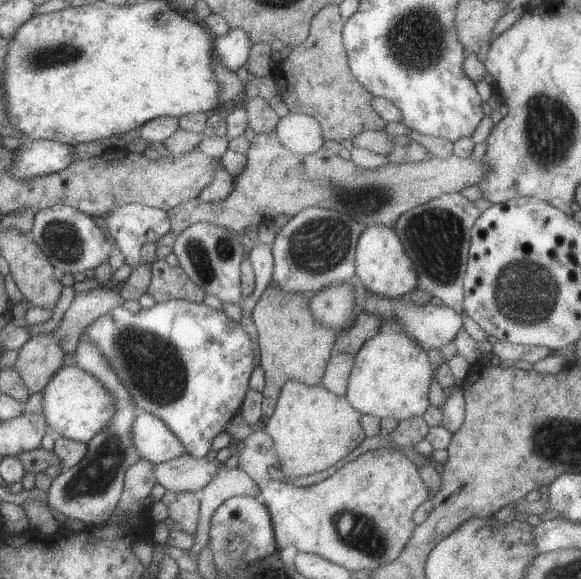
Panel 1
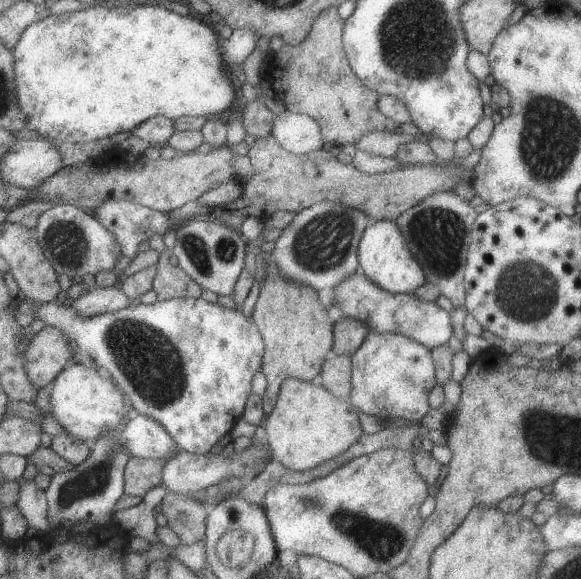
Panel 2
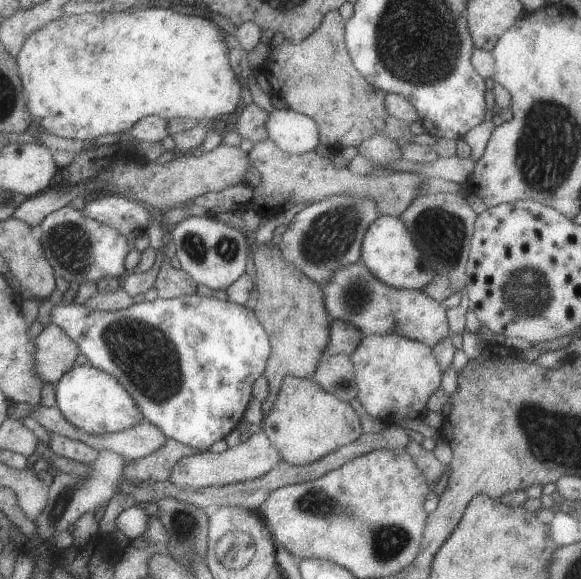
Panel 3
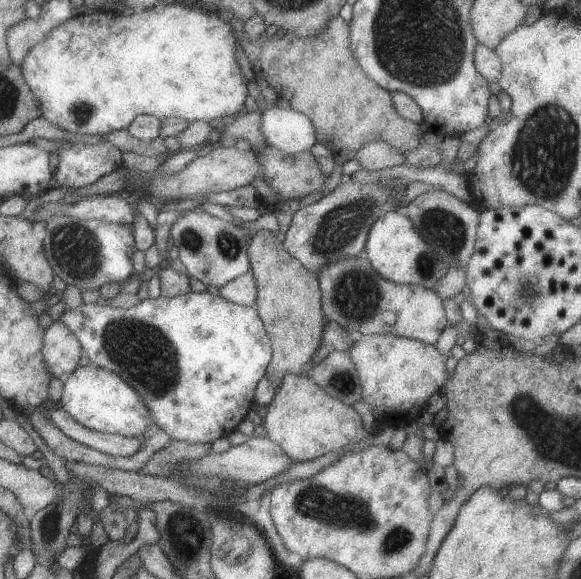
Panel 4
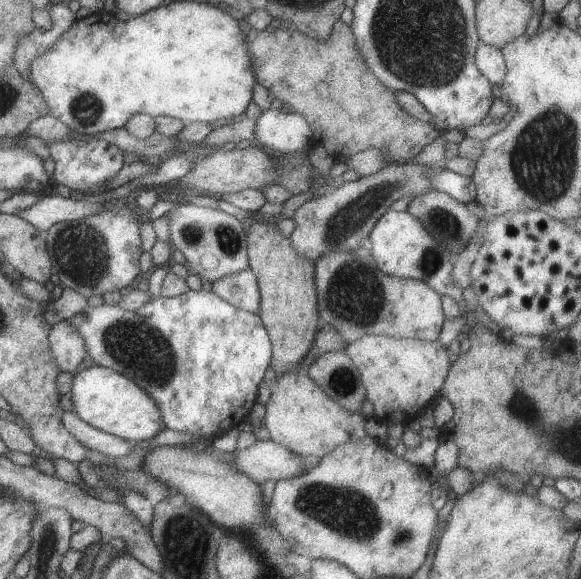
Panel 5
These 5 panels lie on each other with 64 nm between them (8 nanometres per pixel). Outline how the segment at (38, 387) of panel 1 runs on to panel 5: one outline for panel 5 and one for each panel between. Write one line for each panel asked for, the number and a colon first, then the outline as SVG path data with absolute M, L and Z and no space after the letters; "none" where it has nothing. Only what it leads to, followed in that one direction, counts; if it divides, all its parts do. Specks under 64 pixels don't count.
2: M45 326L37 336L29 338L27 344L25 372L39 390L51 386L75 354L67 336L55 326Z
3: M47 324L47 328L35 338L35 372L45 384L57 384L65 372L75 368L75 358L81 354L79 346L65 334L57 324Z
4: M55 320L43 336L43 360L51 372L51 378L61 378L65 382L67 376L79 368L79 356L79 340L61 320Z
5: M59 322L51 328L47 336L53 360L61 372L73 374L75 368L81 364L81 360L87 356L85 340L81 340L81 334L77 332L73 322Z

